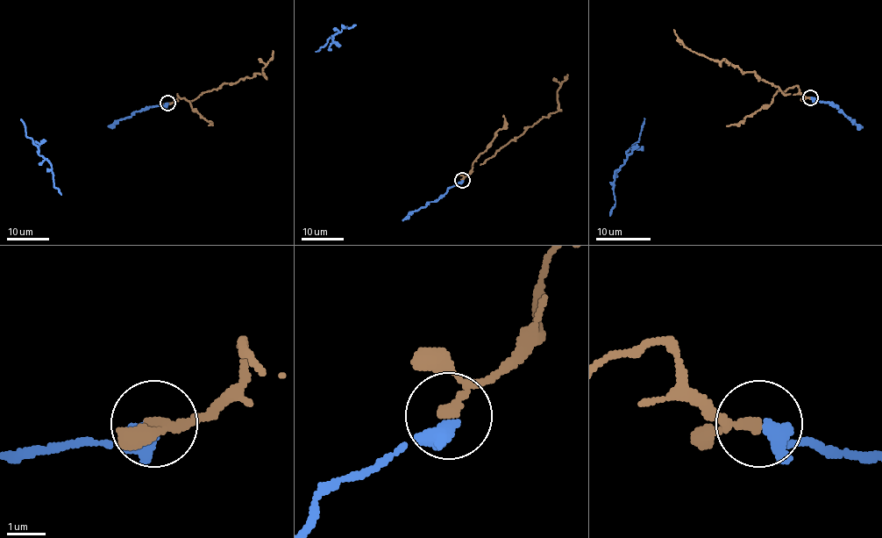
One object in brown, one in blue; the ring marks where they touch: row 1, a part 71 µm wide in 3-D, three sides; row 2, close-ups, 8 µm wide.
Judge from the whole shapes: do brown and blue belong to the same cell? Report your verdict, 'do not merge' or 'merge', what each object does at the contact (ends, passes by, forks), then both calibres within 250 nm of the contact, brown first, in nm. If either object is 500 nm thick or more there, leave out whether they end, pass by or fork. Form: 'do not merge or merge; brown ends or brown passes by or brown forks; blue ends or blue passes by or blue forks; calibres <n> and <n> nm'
merge; calibres 220 and 500 nm

